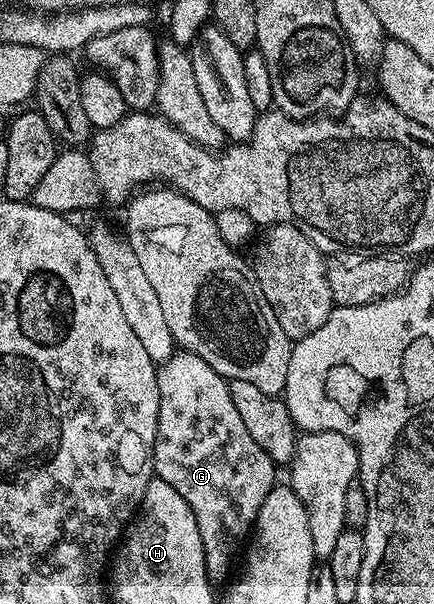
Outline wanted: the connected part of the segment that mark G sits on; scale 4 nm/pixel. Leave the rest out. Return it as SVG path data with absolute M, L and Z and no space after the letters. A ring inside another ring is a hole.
M189 350L175 352L168 360L157 366L157 383L159 384L159 420L157 421L157 442L153 446L153 473L167 484L171 484L171 488L175 488L175 492L179 492L179 496L183 496L183 500L187 500L187 504L195 516L195 524L199 524L199 540L203 540L205 575L209 577L210 583L218 584L217 582L221 581L224 583L230 577L228 574L229 569L233 566L233 557L236 556L237 549L240 548L241 541L245 538L245 533L248 530L250 533L254 529L259 508L263 508L263 500L267 500L267 496L274 493L273 485L277 482L278 463L273 462L271 456L267 456L267 452L263 452L263 448L259 444L255 444L255 439L252 438L251 432L247 432L247 427L244 426L243 420L239 417L239 411L236 410L235 403L231 400L229 382L217 374L215 368L211 368L211 364L207 364L207 360L195 356Z

